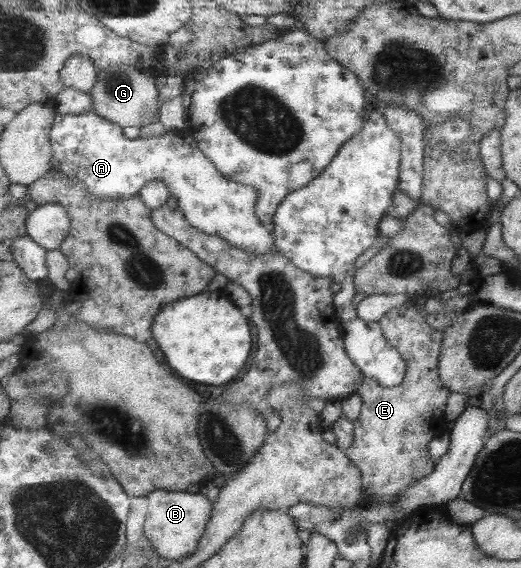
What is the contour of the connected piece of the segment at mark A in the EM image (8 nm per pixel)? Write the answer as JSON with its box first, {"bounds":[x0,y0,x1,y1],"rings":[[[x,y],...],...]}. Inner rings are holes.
{"bounds":[50,113,278,254],"rings":[[[84,113],[84,114],[58,114],[55,118],[54,126],[51,130],[50,142],[53,146],[53,159],[52,159],[52,169],[64,173],[68,178],[72,180],[80,180],[81,183],[85,184],[87,191],[93,197],[102,197],[113,198],[113,199],[126,199],[129,200],[132,197],[138,197],[138,192],[143,189],[144,185],[147,185],[150,182],[166,182],[169,189],[171,190],[172,196],[176,198],[177,206],[179,209],[186,215],[186,218],[200,230],[203,230],[205,233],[221,236],[223,239],[226,239],[230,246],[241,248],[242,250],[253,252],[256,254],[266,254],[266,253],[278,253],[275,246],[275,235],[272,231],[266,230],[262,225],[263,222],[260,222],[257,214],[258,200],[260,200],[260,190],[254,188],[252,184],[242,184],[240,182],[234,182],[230,180],[225,174],[220,173],[219,168],[215,165],[215,162],[212,162],[212,159],[208,158],[207,155],[203,153],[203,150],[200,150],[199,143],[196,142],[194,136],[177,136],[173,132],[162,134],[159,136],[152,136],[148,138],[142,138],[141,136],[135,138],[134,140],[126,138],[124,132],[122,132],[122,125],[116,124],[110,119],[100,116],[98,113]]]}

